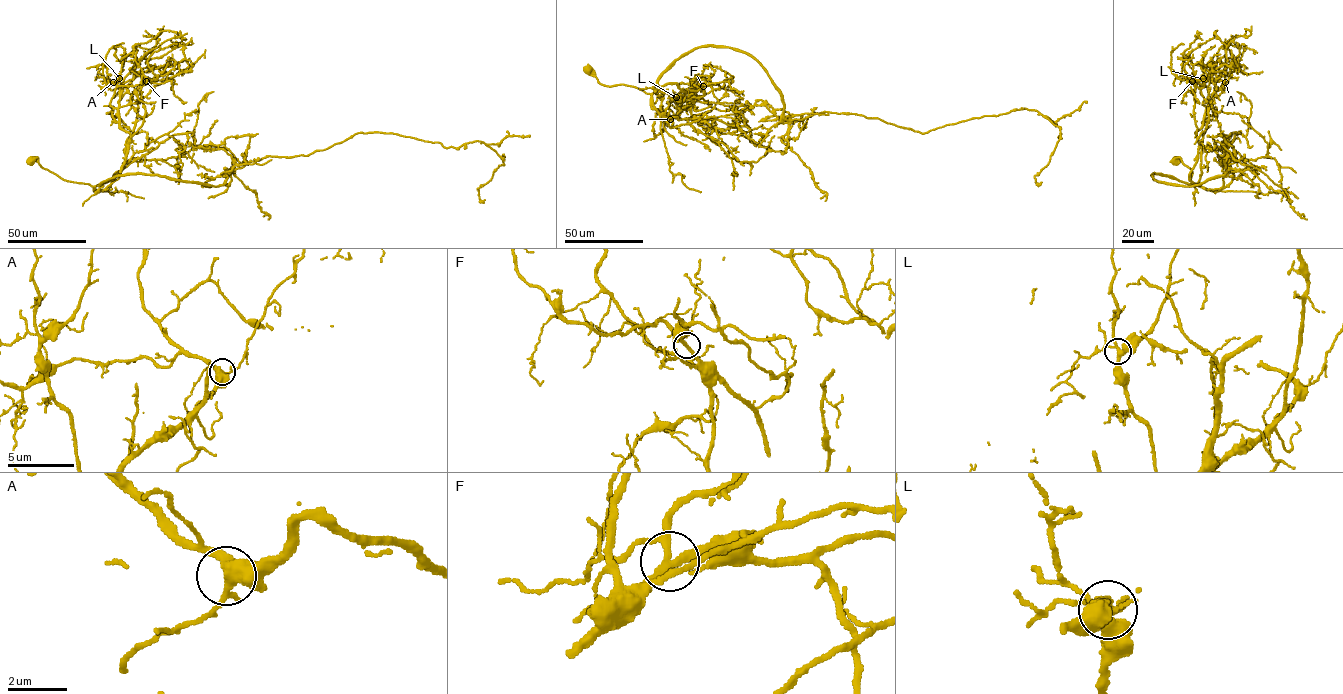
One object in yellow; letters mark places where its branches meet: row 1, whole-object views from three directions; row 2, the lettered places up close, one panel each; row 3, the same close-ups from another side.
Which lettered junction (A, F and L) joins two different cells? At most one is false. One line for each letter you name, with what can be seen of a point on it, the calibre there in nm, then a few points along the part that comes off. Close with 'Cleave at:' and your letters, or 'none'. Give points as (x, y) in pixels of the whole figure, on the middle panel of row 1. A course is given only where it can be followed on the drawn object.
F: at (703, 86); 260 nm thick; foreign part runs (703, 86), (689, 105), (655, 90), (724, 46), (766, 70), (781, 121), (814, 111)
Cleave at: F

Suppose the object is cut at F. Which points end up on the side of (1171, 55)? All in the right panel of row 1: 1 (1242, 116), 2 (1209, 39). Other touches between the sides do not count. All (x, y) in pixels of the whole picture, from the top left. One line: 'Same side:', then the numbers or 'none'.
Same side: none

